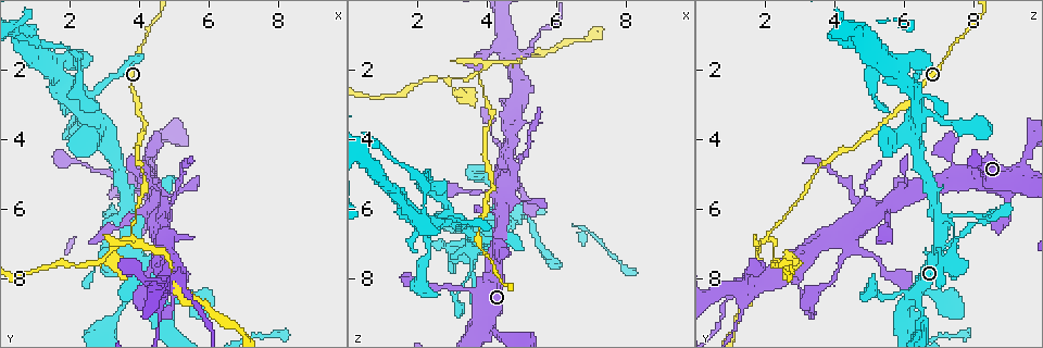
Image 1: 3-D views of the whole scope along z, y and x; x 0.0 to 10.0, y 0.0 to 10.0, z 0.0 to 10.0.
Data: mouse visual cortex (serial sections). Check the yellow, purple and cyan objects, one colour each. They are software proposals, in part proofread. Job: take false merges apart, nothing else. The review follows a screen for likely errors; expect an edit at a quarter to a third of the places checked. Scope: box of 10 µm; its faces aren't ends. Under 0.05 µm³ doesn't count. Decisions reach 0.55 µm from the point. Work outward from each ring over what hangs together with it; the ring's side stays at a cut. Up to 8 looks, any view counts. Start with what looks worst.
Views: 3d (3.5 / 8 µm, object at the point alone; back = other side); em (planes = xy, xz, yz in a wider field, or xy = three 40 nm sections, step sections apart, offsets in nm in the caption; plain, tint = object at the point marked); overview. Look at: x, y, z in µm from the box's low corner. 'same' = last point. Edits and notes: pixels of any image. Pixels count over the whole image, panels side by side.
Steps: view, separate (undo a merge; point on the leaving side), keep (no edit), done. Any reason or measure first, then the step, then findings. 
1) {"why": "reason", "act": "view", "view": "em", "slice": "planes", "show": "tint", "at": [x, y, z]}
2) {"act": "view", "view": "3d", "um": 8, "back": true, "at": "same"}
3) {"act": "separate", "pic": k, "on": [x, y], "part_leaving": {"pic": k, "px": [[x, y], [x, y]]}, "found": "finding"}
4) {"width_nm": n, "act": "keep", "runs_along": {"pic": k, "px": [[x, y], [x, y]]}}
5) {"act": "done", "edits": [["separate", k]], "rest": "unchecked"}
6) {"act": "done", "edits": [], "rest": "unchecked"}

{"act": "view", "view": "3d", "um": 8, "at": [3.85, 6.75, 2.10]}

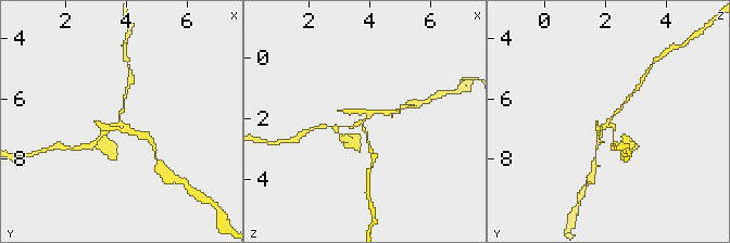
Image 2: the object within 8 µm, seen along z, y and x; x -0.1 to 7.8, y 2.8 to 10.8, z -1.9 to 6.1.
{"why": "closer look", "act": "view", "view": "3d", "um": 3.5, "at": "same"}

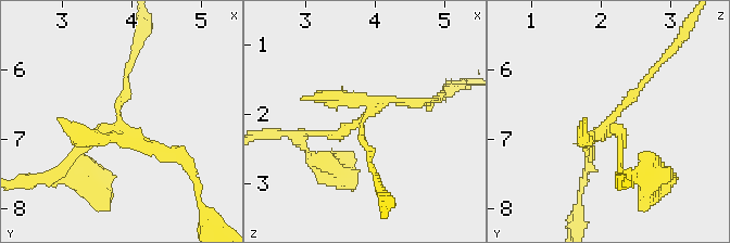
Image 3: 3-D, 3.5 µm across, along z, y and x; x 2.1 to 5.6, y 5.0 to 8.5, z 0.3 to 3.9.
{"why": "shape alone is not enough", "act": "view", "view": "em", "slice": "xy", "step": 2, "show": "tint", "at": [3.80, 6.75, 2.15]}

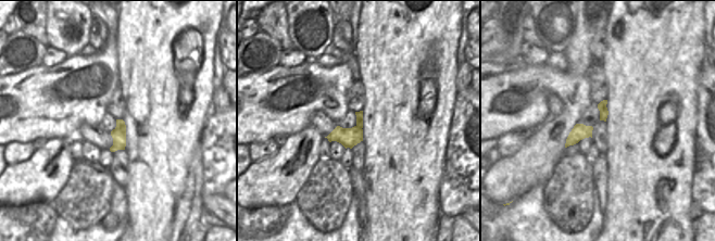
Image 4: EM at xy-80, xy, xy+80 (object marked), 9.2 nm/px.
{"width_nm": 180, "act": "separate", "pic": 3, "on": [146, 146], "part_leaving": {"pic": 3, "px": [[112, 127], [59, 174], [75, 177]]}, "found": "a second cell is stuck on"}

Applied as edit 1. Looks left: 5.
{"why": "see it whole again", "act": "view", "view": "overview"}

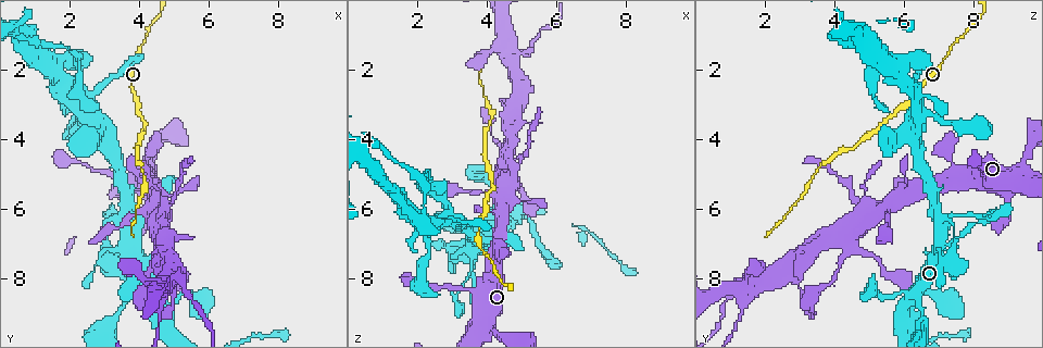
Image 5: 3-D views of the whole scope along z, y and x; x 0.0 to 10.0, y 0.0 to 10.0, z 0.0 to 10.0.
{"why": "sharp bend", "act": "view", "view": "3d", "um": 3.5, "at": [2.20, 1.70, 5.40]}

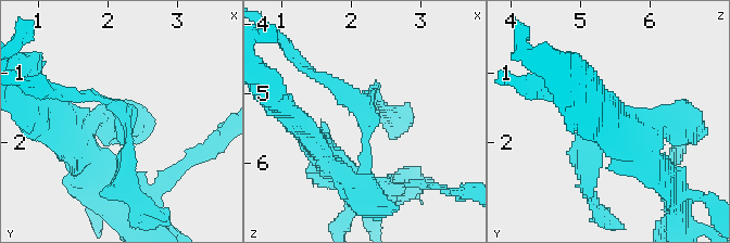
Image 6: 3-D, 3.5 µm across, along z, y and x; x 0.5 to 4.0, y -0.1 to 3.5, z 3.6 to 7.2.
{"act": "view", "view": "em", "slice": "xy", "step": 3, "show": "tint", "at": [2.25, 1.65, 5.45]}

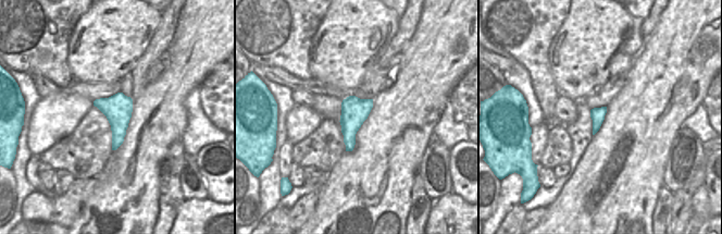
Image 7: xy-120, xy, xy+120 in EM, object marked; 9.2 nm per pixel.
{"act": "keep", "runs_along": {"pic": 6, "px": [[674, 125], [609, 118], [584, 181]]}, "found": "all the same cell"}

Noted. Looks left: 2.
{"why": "abrupt turn", "act": "view", "view": "3d", "um": 3.5, "at": [3.00, 7.50, 7.20]}

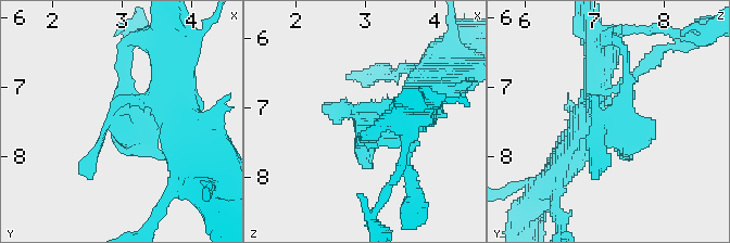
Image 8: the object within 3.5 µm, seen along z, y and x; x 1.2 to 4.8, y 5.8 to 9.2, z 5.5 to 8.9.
{"why": "now the EM", "act": "view", "view": "em", "slice": "xy", "step": 5, "show": "tint", "at": [2.95, 7.55, 7.15]}

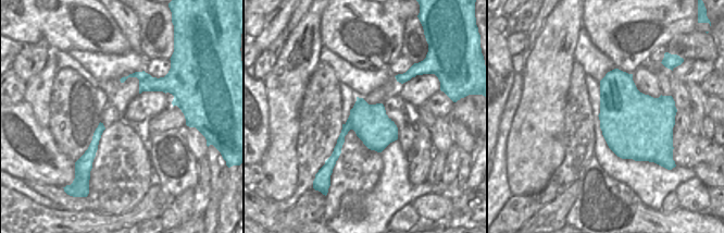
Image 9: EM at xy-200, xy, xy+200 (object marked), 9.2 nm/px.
{"act": "keep", "runs_along": {"pic": 8, "px": [[404, 109], [354, 112], [394, 148]]}, "found": "all the same cell"}

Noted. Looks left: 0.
{"act": "done", "edits": [["separate", 3]], "rest": "unchecked"}

